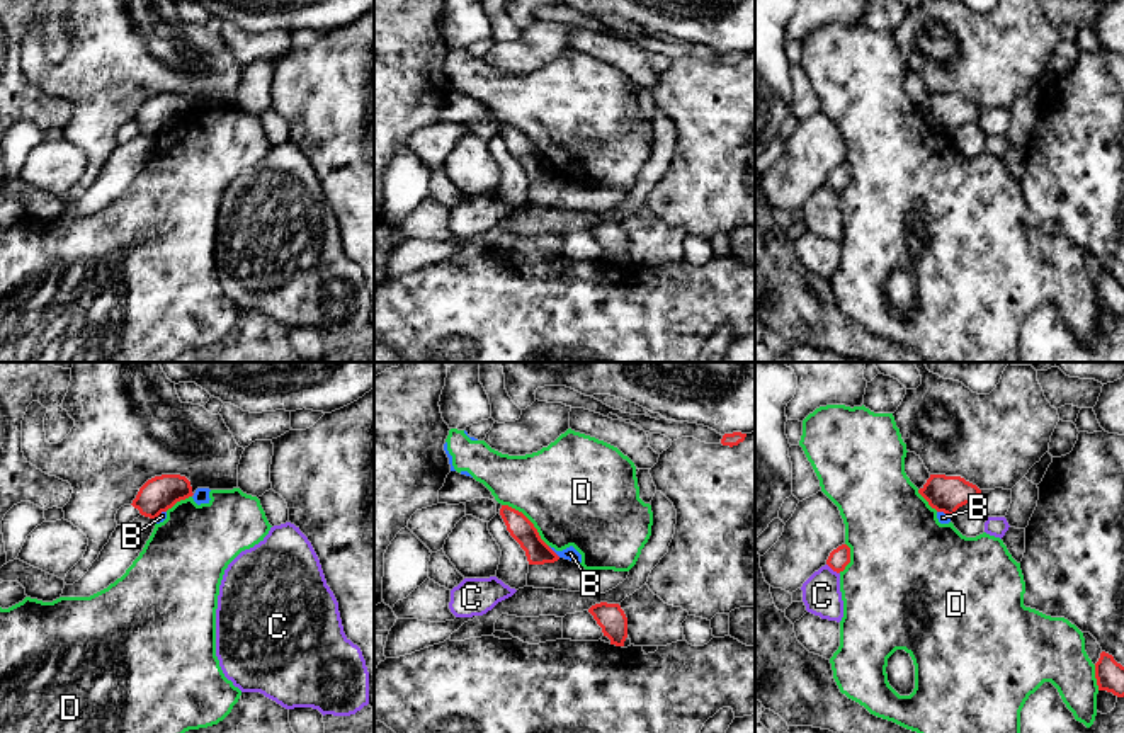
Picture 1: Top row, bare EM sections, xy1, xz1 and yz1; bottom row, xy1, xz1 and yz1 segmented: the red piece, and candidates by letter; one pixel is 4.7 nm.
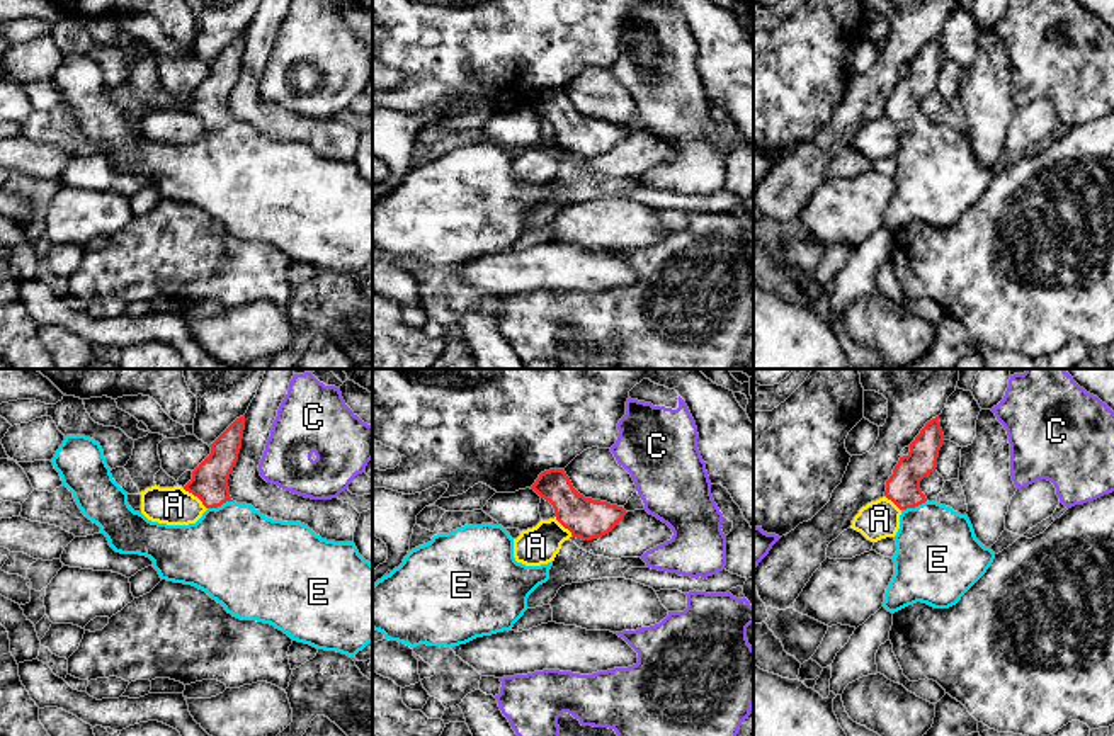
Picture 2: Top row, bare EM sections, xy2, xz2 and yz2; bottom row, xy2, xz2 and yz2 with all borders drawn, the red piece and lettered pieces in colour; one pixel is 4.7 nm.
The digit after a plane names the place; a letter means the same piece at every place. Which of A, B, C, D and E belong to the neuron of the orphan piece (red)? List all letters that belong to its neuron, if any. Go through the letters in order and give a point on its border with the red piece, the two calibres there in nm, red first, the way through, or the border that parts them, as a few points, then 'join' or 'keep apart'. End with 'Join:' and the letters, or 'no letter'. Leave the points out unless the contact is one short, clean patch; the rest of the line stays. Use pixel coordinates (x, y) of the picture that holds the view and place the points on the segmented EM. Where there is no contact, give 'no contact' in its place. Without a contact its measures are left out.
A: meets red in xy2 at (196, 495); 180 nm thick on the red side, 180 nm on the other; border along xy2 (182, 488), (191, 492), (206, 509); keep apart
B: meets red in xz1 at (553, 551); 110 nm thick on the red side, 70 nm on the other; border along xz1 (548, 546), (560, 556); keep apart
C: meets red in yz1 at (834, 570); 100 nm thick on the red side, 180 nm on the other; keep apart
D: meets red in xz1 at (529, 521); 110 nm thick on the red side, 480 nm on the other; keep apart
E: meets red in xy2 at (220, 505); 180 nm thick on the red side, 460 nm on the other; runs through xy2 (210, 481), (220, 505), (233, 553); join
Join: E

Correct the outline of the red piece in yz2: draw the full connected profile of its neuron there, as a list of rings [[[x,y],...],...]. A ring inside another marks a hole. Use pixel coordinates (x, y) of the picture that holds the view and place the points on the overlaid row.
[[[935,416],[886,481],[884,496],[901,510],[891,558],[895,575],[883,602],[891,614],[917,602],[934,609],[956,605],[995,559],[995,552],[976,539],[968,515],[929,501],[920,490],[920,481],[937,467],[942,444],[944,433]]]

